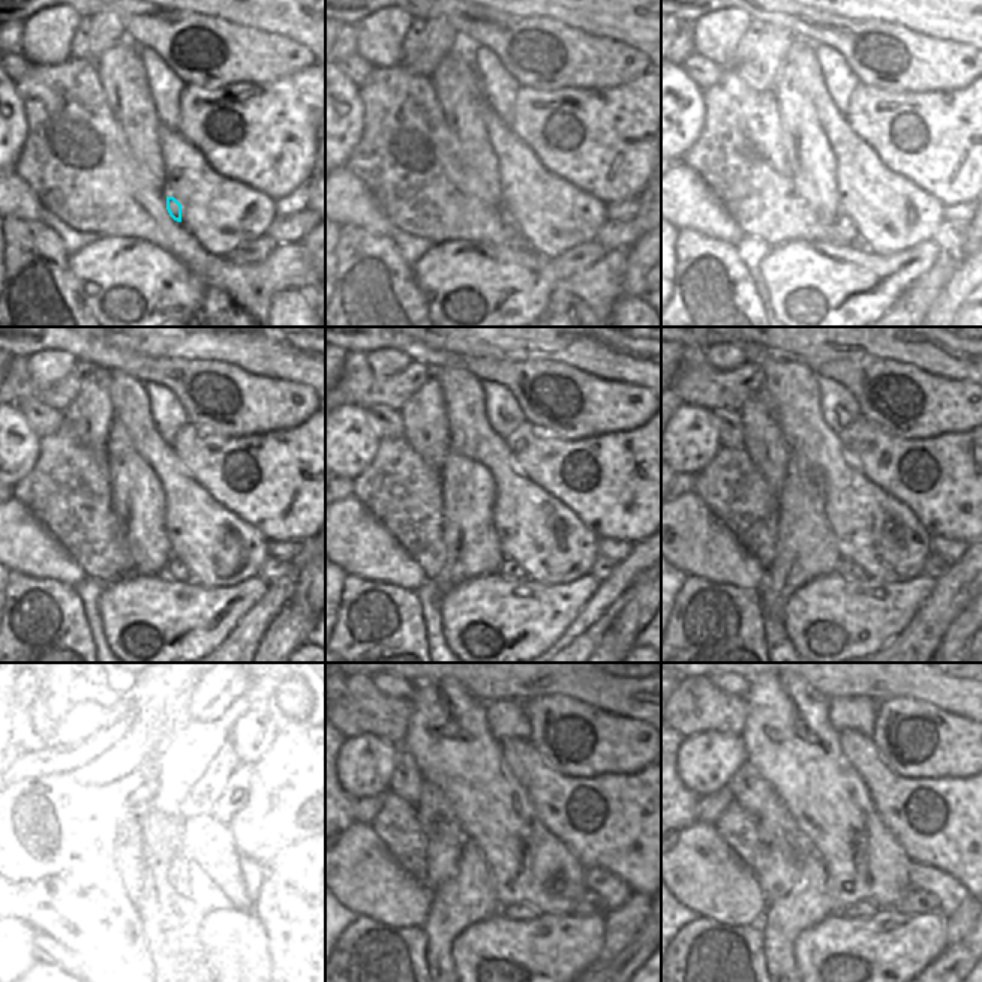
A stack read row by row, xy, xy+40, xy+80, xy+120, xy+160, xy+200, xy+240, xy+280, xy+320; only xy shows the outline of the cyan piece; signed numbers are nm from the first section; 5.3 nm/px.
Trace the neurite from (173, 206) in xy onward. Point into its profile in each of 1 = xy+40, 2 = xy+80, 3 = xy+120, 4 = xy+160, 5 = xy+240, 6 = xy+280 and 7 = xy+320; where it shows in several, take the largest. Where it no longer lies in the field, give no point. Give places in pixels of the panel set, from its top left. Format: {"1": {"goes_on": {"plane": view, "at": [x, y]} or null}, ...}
{"1": {"goes_on": {"plane": "xy+40", "at": [508, 219]}}, "2": {"goes_on": {"plane": "xy+80", "at": [844, 230]}}, "3": {"goes_on": {"plane": "xy+120", "at": [176, 570]}}, "4": {"goes_on": {"plane": "xy+160", "at": [508, 568]}}, "5": {"goes_on": {"plane": "xy+240", "at": [182, 909]}}, "6": {"goes_on": {"plane": "xy+280", "at": [520, 910]}}, "7": {"goes_on": {"plane": "xy+320", "at": [862, 909]}}}

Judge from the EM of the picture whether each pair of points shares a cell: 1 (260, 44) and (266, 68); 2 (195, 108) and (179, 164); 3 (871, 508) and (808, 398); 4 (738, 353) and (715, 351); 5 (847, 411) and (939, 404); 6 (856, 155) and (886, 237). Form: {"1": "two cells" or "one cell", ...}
{"1": "one cell", "2": "two cells", "3": "one cell", "4": "one cell", "5": "two cells", "6": "one cell"}

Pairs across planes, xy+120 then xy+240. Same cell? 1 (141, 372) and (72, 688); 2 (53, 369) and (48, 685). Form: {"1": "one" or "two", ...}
{"1": "two", "2": "one"}

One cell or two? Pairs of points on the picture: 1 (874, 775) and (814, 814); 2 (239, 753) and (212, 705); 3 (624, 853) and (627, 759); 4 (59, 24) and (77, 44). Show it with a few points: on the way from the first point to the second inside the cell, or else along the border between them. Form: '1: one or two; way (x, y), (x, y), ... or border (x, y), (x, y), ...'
1: two; border (843, 753), (849, 765), (861, 777), (877, 814)
2: one; way (227, 742), (224, 741), (222, 717)
3: two; border (645, 766), (631, 774), (600, 774), (592, 778)
4: two; border (83, 17), (74, 33), (69, 57)

